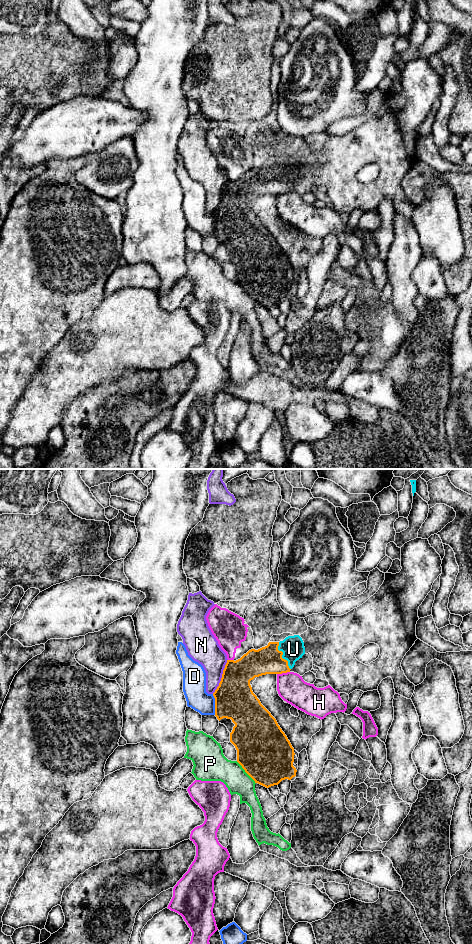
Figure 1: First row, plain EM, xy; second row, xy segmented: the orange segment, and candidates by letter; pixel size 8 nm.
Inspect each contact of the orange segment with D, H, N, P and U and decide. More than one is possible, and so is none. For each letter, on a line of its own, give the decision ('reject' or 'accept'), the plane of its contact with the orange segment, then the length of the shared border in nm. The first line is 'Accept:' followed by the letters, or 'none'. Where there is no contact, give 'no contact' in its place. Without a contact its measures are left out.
Accept: U
D: reject; meets orange in xy; contact 170 nm long
H: reject; meets orange in xy; contact 110 nm long
N: reject; meets orange in xy; contact 300 nm long
P: reject; meets orange in xy; contact 240 nm long
U: accept; meets orange in xy; contact 240 nm long

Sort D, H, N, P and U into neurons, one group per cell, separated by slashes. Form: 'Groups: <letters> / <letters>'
Groups: D / H / N / P / U

